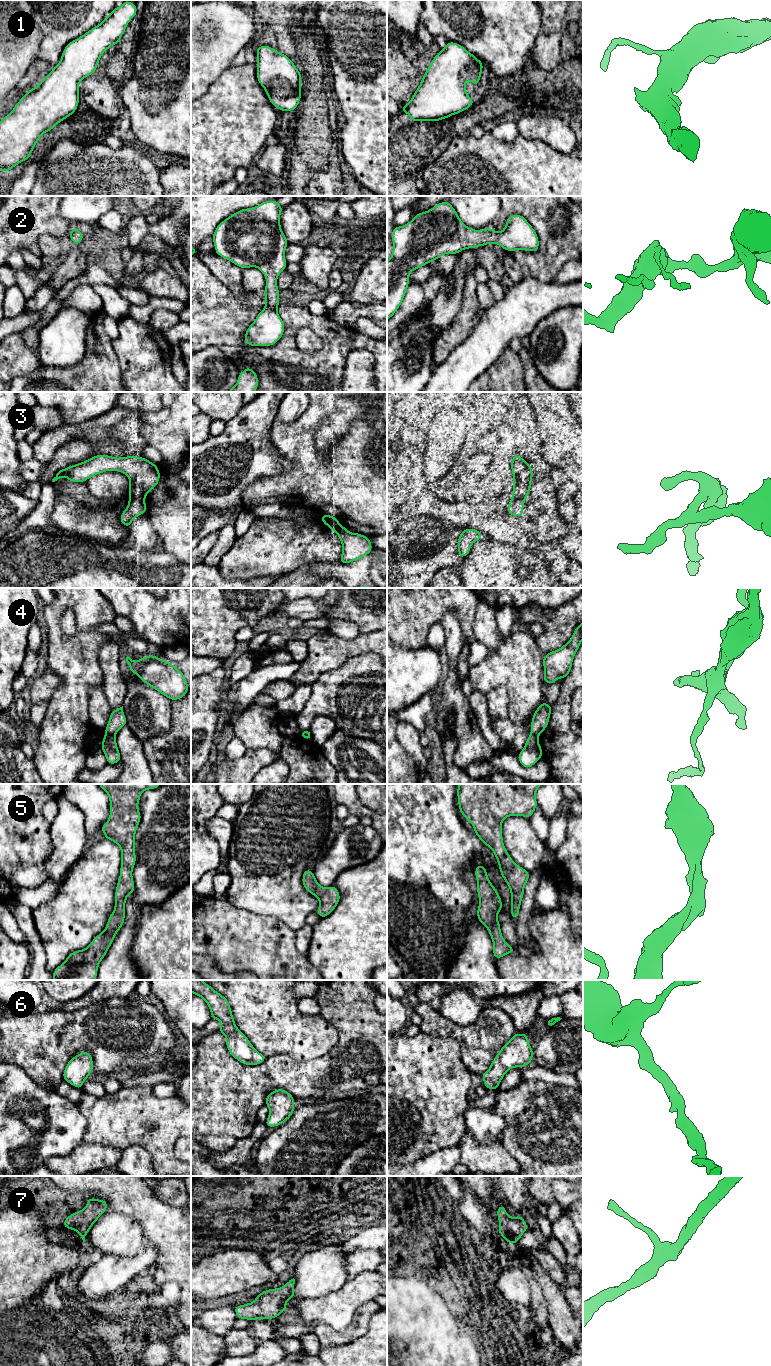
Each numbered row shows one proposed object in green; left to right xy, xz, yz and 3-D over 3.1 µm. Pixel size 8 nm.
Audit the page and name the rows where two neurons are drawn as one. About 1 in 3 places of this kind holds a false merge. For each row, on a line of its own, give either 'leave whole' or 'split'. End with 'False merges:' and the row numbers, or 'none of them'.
1: leave whole
2: leave whole
3: split
4: split
5: leave whole
6: leave whole
7: leave whole
False merges: 3, 4

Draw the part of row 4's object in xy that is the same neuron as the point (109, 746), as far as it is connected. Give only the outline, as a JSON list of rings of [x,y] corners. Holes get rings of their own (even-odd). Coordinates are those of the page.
[[[105,734],[100,748],[105,754],[107,764],[117,764],[121,760],[115,736]]]

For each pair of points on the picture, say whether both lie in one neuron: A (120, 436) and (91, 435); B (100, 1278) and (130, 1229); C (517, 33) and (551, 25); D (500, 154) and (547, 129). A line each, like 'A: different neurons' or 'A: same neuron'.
A: same neuron
B: different neurons
C: different neurons
D: different neurons

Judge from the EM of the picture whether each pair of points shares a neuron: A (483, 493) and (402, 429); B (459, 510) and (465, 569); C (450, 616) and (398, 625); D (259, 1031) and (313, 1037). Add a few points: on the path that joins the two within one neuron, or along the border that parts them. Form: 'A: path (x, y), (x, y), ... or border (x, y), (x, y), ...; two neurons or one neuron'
A: path (496, 456), (481, 425), (458, 402), (439, 402); one neuron
B: border (459, 558), (455, 567); two neurons
C: border (447, 610), (454, 610), (456, 612), (462, 631); two neurons
D: path (272, 1031), (287, 1031), (300, 1036); one neuron

